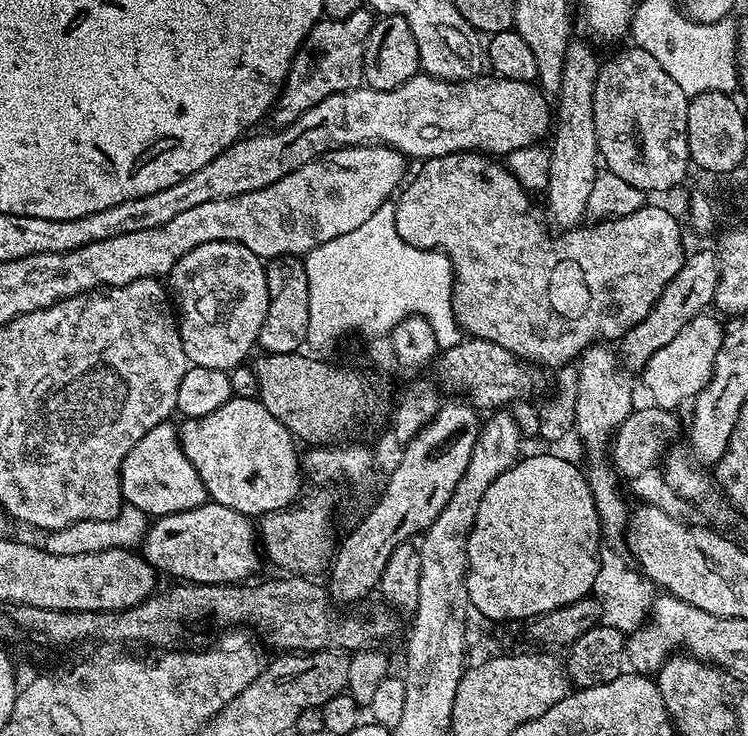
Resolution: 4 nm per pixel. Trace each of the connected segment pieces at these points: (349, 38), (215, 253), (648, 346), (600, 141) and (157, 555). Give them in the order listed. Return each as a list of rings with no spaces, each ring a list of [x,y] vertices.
[[[361,10],[341,20],[324,18],[314,25],[303,48],[292,59],[292,69],[284,79],[282,99],[270,113],[270,120],[276,123],[273,125],[293,124],[306,110],[330,98],[330,94],[348,92],[364,84],[364,42],[373,23],[373,13]]]
[[[219,240],[218,242],[206,242],[202,246],[194,246],[194,250],[190,250],[182,258],[178,258],[178,262],[170,273],[171,291],[174,293],[175,303],[178,305],[178,323],[180,326],[180,337],[182,338],[182,350],[186,350],[186,358],[189,365],[198,368],[223,368],[231,370],[243,365],[248,359],[247,356],[253,355],[252,347],[257,347],[260,331],[266,322],[266,310],[270,302],[270,290],[266,290],[266,264],[259,256],[255,256],[250,250],[246,250],[246,246],[242,246],[238,242],[226,242]]]
[[[689,251],[685,255],[682,270],[678,270],[678,274],[674,274],[674,278],[670,278],[666,290],[660,295],[658,302],[654,302],[654,306],[646,314],[646,318],[642,318],[642,322],[638,322],[632,329],[624,333],[618,344],[619,355],[623,359],[624,356],[628,359],[630,367],[636,368],[636,370],[644,369],[650,362],[650,358],[654,358],[654,354],[658,354],[658,350],[662,350],[662,346],[666,346],[666,342],[674,342],[674,338],[678,338],[681,330],[695,316],[701,315],[707,309],[704,308],[707,304],[709,307],[715,301],[719,277],[720,263],[716,261],[715,251]]]
[[[627,46],[601,63],[594,86],[594,130],[599,155],[607,171],[618,174],[646,194],[664,192],[684,180],[690,169],[686,118],[689,97],[658,66],[646,50]]]
[[[205,502],[194,510],[186,510],[178,514],[161,516],[153,519],[144,535],[142,555],[153,568],[173,572],[180,582],[193,584],[239,584],[247,581],[260,568],[262,552],[258,547],[258,532],[253,521],[243,516],[238,510],[230,510],[230,506],[222,506],[215,502]]]

